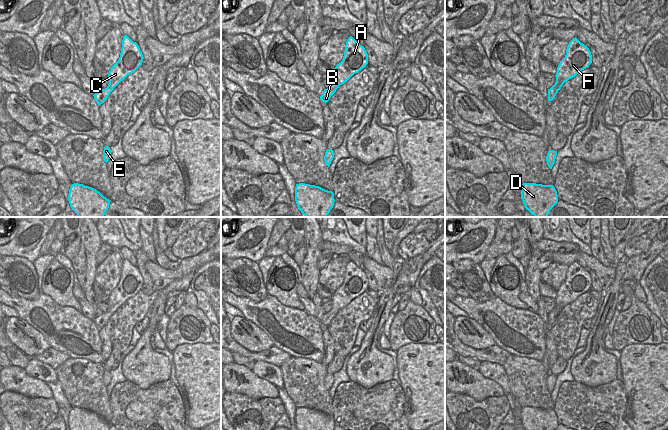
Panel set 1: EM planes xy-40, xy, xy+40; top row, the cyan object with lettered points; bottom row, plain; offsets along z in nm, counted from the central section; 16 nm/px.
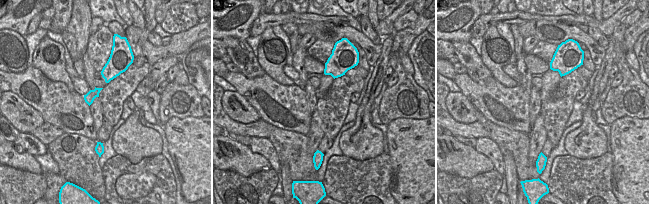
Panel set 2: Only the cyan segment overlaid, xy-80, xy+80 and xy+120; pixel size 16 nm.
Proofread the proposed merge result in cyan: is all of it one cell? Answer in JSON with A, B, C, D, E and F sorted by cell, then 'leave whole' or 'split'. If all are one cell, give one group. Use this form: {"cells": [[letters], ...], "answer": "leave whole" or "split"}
{"cells": [["A", "B", "C", "D", "E", "F"]], "answer": "leave whole"}

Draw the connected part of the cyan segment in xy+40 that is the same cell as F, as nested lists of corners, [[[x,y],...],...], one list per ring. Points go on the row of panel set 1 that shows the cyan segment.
[[[576,37],[573,38],[566,49],[565,57],[557,67],[556,82],[548,89],[548,101],[552,101],[563,84],[575,77],[580,71],[589,67],[592,63],[592,55],[587,46]]]

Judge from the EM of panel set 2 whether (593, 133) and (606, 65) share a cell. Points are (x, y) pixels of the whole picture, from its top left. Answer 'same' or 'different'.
same

